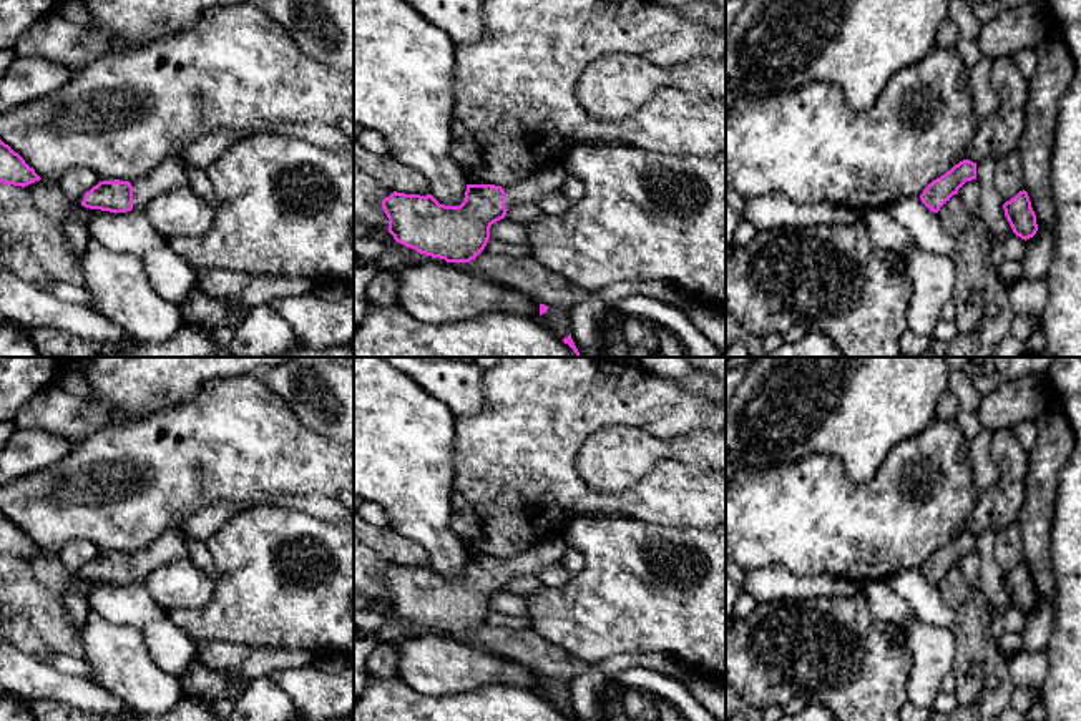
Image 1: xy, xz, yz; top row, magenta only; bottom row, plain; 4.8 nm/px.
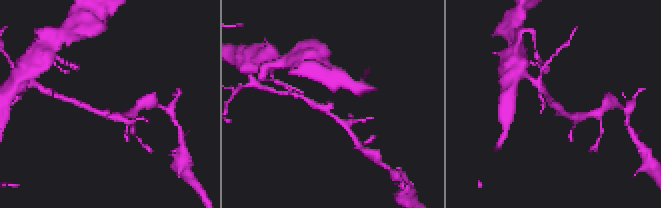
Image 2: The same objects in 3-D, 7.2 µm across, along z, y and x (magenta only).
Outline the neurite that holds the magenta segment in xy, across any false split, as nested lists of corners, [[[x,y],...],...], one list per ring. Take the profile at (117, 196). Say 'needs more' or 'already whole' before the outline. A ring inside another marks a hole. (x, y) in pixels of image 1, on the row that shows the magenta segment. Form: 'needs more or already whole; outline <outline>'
needs more; outline [[[173,154],[143,178],[135,181],[100,181],[85,193],[81,206],[110,213],[144,209],[158,194],[188,186],[186,163],[189,154]]]

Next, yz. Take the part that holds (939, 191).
already whole; outline [[[963,159],[943,176],[933,179],[920,194],[922,203],[933,213],[950,201],[953,194],[966,183],[976,179],[976,163]]]

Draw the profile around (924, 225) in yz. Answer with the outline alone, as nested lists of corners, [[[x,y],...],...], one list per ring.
[[[900,198],[887,209],[910,233],[918,248],[950,259],[955,256],[955,238],[943,229],[938,214],[930,211],[920,198]]]

